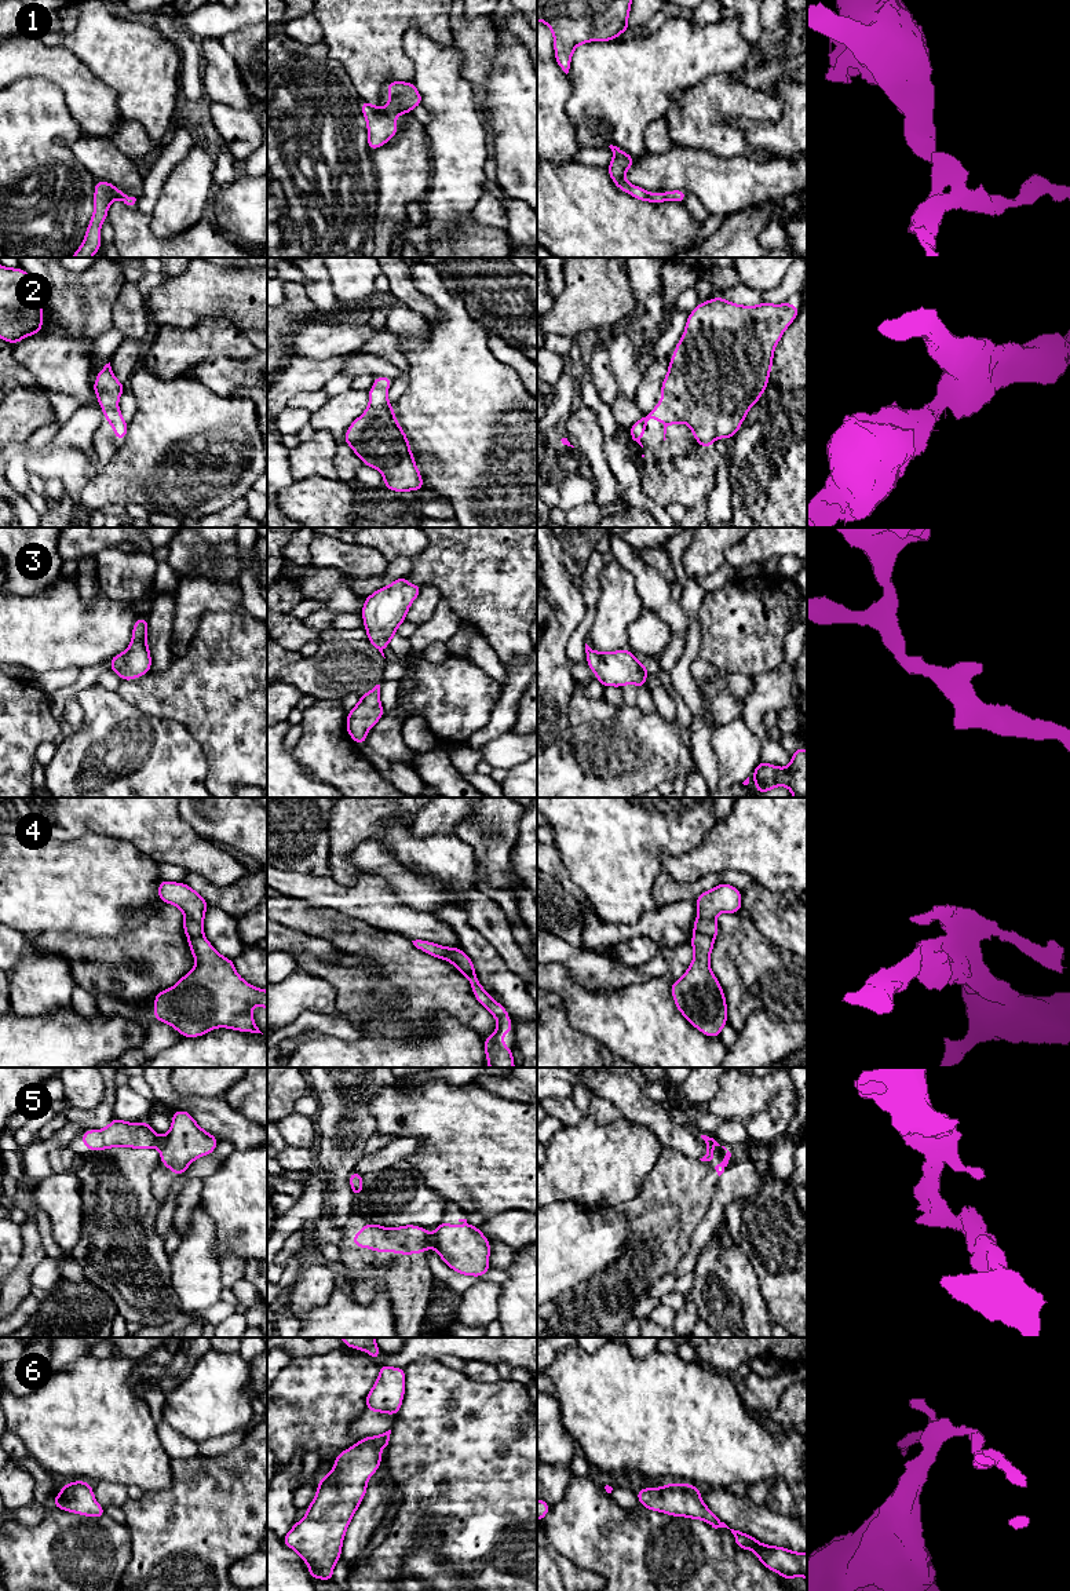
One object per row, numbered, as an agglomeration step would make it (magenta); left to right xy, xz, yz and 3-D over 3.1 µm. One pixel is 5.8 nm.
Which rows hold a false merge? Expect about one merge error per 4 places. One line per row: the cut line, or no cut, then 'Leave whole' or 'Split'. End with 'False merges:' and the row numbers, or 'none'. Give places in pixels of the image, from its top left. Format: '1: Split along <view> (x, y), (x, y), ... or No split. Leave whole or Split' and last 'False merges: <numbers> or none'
1: No split. Leave whole
2: No split. Leave whole
3: No split. Leave whole
4: Split along xz (452, 962), (460, 970), (474, 974). Split
5: Split along xz (430, 1236), (431, 1245). Split
6: No split. Leave whole
False merges: 4, 5

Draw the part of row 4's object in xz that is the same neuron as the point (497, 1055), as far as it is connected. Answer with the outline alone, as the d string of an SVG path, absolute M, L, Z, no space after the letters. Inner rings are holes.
M460 973L470 981L475 999L497 1019L496 1032L483 1040L489 1068L515 1068L512 1048L503 1044L504 1034L514 1030L507 1010L490 997L475 974Z

